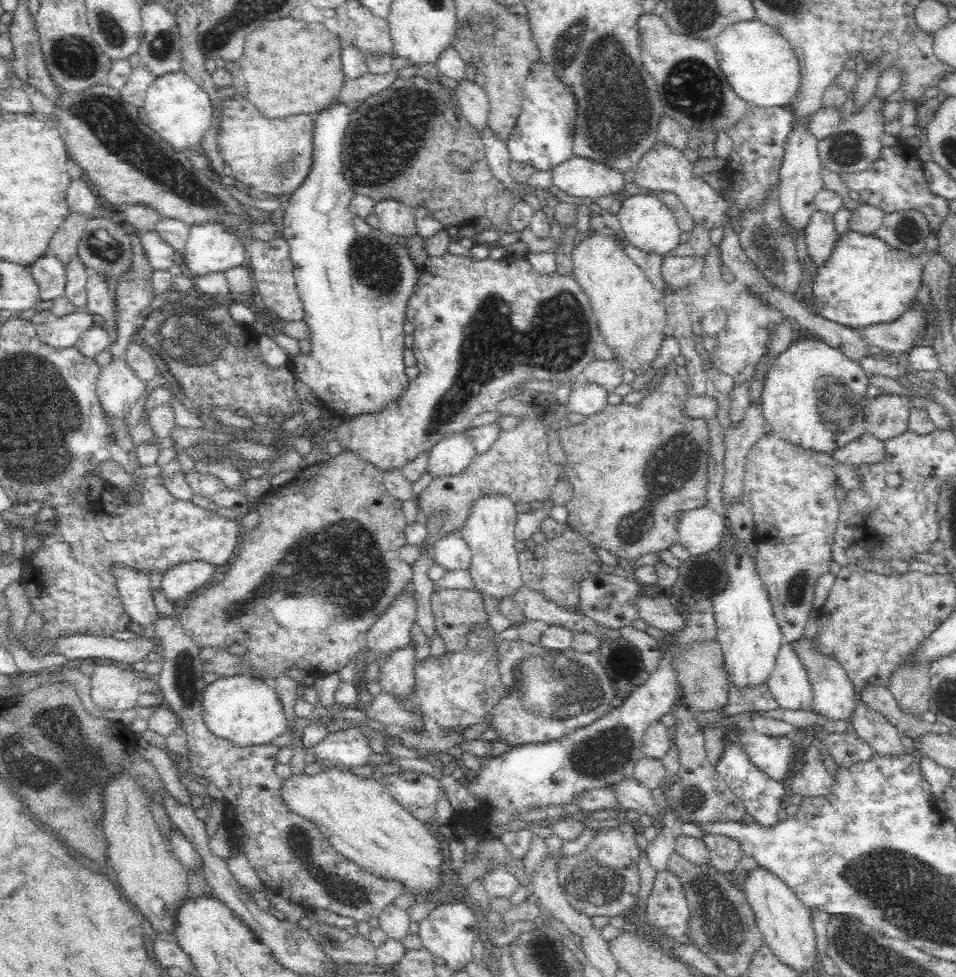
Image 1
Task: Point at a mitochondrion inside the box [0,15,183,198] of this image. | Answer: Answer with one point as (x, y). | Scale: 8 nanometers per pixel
(73, 58)

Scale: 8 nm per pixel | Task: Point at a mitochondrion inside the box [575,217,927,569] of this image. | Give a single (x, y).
(836, 406)

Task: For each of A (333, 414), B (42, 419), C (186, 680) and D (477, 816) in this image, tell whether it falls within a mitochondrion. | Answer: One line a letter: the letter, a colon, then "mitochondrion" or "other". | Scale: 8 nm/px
A: other
B: mitochondrion
C: mitochondrion
D: other

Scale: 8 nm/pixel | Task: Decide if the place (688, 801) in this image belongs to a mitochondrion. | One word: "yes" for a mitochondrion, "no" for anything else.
no

